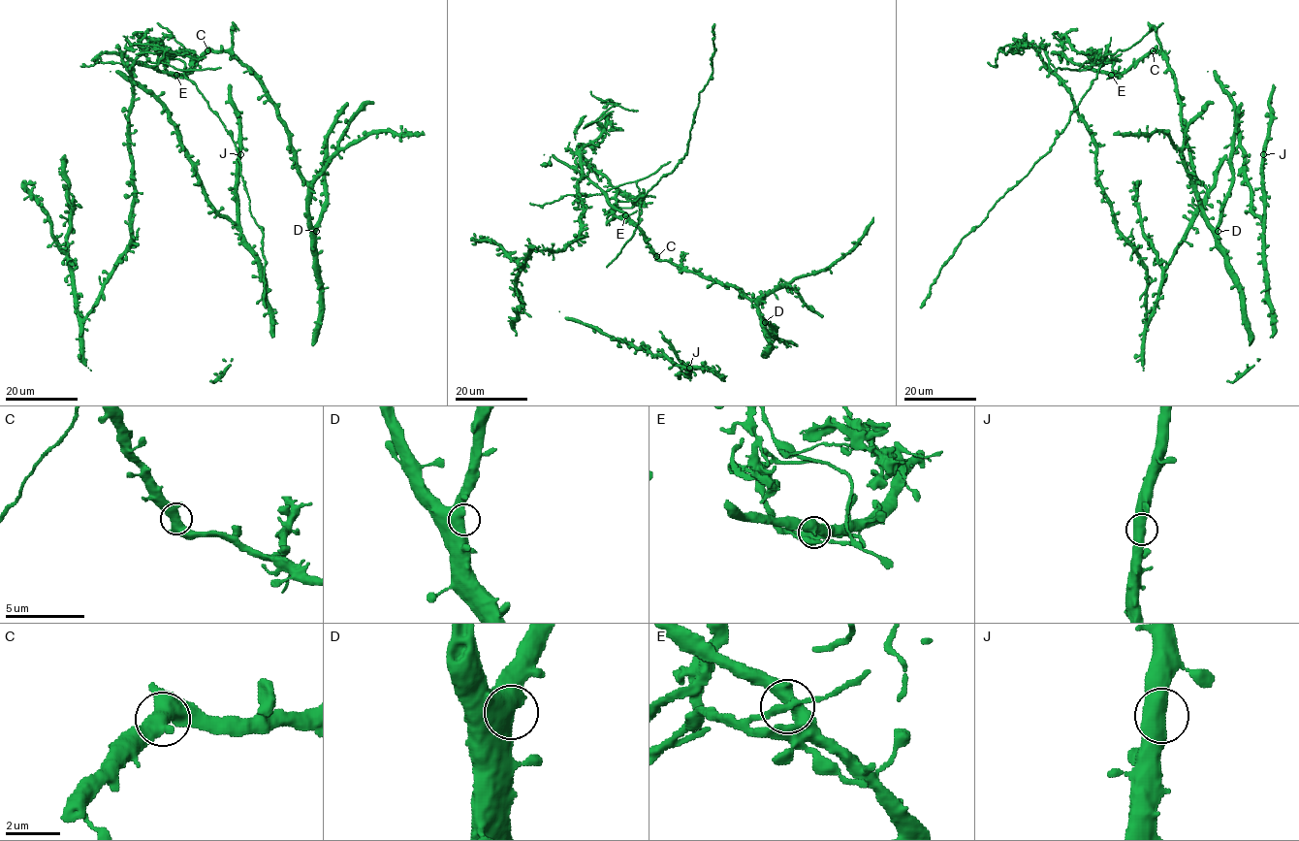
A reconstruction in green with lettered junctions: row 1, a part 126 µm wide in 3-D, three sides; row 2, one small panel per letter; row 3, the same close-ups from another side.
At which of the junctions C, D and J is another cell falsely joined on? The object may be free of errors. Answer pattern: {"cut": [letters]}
{"cut": ["C"]}

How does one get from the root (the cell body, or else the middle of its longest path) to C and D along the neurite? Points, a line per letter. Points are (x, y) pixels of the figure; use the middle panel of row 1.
C: (668, 262), (656, 256)
D: (668, 262), (695, 271), (702, 277), (732, 284), (747, 298), (756, 298), (757, 311), (765, 322)

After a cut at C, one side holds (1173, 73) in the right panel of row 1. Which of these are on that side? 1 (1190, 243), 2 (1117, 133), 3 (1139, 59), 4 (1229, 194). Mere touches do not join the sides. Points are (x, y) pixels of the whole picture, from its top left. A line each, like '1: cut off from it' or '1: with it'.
1: cut off from it
2: with it
3: cut off from it
4: with it

